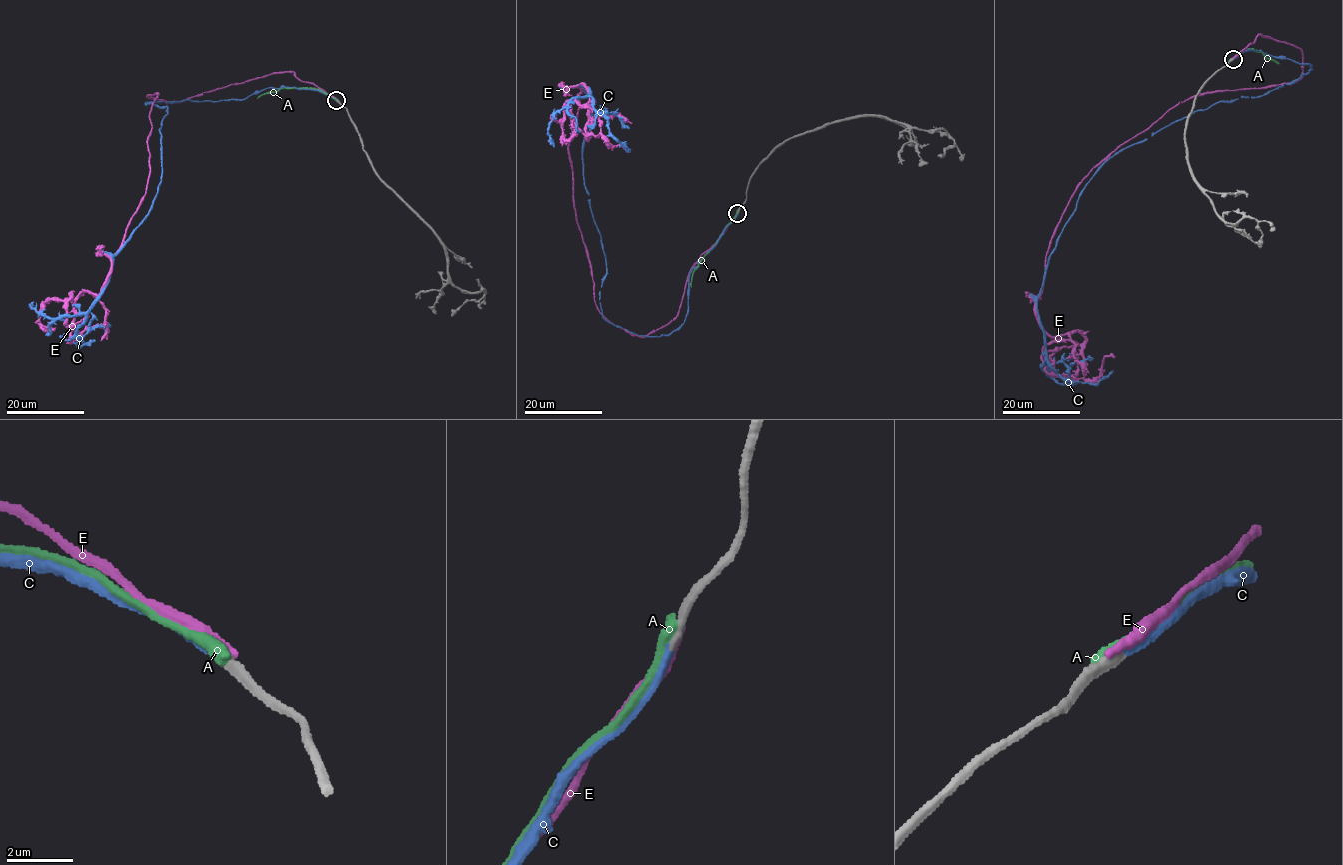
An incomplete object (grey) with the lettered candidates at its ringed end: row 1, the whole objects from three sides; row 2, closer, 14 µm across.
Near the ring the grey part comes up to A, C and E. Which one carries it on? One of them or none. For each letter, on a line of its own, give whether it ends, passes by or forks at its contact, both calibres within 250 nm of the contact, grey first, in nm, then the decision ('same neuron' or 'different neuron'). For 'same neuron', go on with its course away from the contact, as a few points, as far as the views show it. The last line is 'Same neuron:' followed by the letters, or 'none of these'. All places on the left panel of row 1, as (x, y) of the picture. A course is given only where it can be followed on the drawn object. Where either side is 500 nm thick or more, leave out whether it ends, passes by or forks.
A: it ends; calibres 380 and 460 nm; different neuron
C: it ends; calibres 320 and 240 nm; same neuron; course (336, 99), (283, 87), (238, 100), (145, 104), (167, 106), (160, 184), (76, 330), (79, 346), (95, 340)
E: it ends; calibres 380 and 320 nm; different neuron
Same neuron: C

